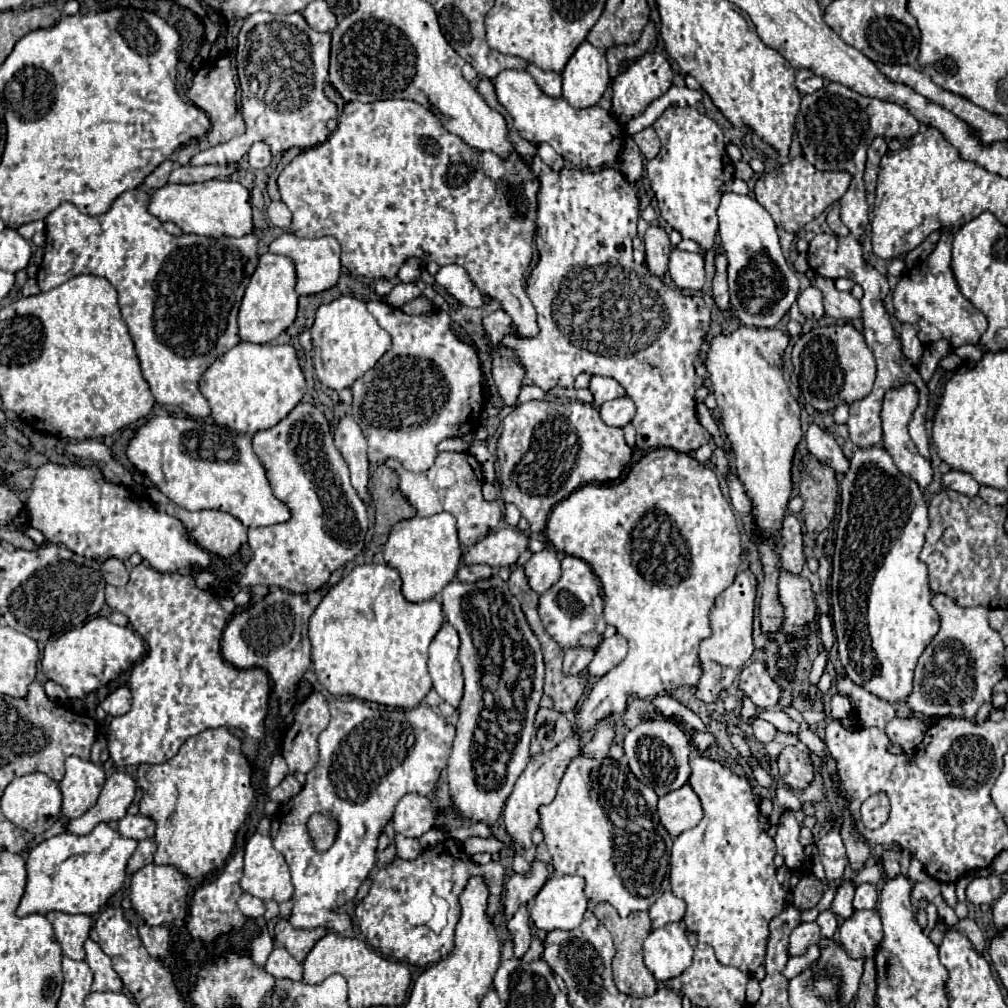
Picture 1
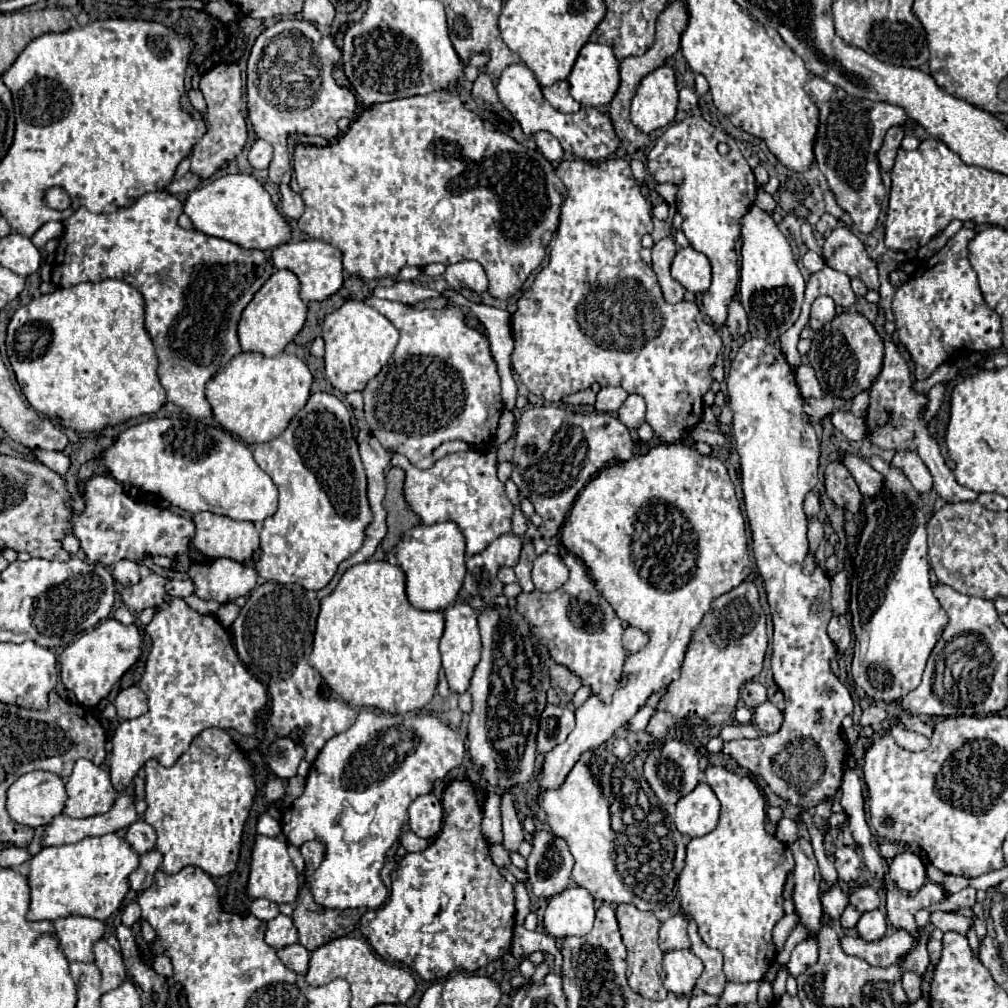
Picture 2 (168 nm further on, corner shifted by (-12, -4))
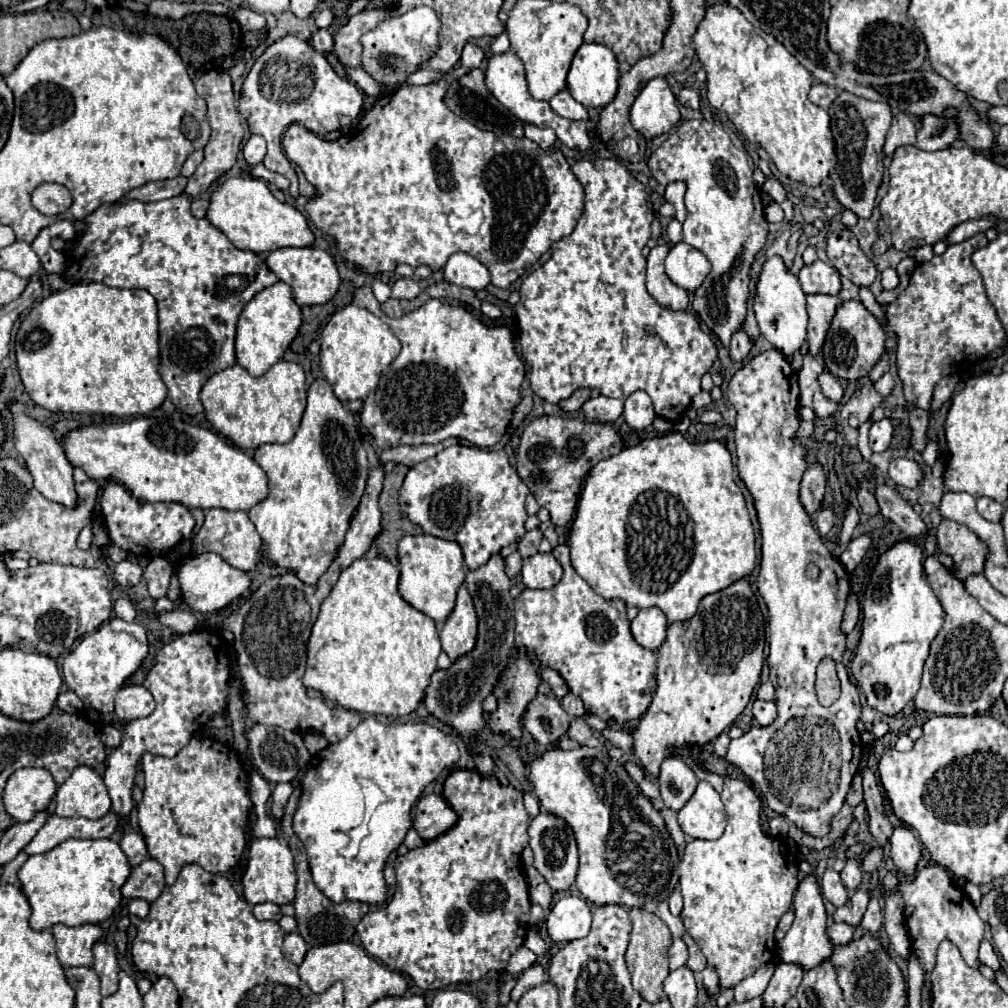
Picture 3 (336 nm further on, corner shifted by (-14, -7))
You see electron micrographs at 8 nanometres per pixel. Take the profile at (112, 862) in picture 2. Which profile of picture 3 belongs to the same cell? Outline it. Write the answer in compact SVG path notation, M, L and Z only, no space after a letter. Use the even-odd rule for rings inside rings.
M68 839L42 855L30 855L18 871L22 891L30 901L34 931L56 923L70 927L84 923L102 923L122 901L122 885L130 877L130 863L120 845L112 839Z

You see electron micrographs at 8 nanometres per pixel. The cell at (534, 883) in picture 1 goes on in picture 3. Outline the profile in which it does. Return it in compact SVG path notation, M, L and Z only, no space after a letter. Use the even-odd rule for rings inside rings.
M540 811L540 815L532 819L528 835L530 847L534 851L534 867L538 869L538 873L544 877L544 881L550 885L552 891L566 891L574 883L578 871L578 849L572 829L562 819L556 819L556 815Z

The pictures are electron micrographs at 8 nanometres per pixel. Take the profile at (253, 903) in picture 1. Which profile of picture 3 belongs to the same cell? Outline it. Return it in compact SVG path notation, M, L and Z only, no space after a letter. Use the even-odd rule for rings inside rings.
M260 903L260 905L254 905L254 917L258 921L280 921L282 913L280 913L280 907L274 905L274 903Z

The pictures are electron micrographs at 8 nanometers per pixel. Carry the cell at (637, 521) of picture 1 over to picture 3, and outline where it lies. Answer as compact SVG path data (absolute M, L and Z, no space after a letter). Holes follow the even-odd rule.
M674 431L666 437L652 437L652 439L644 439L640 445L636 447L628 447L624 451L620 451L620 455L612 455L608 459L602 459L586 477L582 493L580 493L580 501L576 507L576 517L572 521L570 527L570 535L568 535L568 547L570 547L570 557L572 557L572 565L576 569L576 573L604 599L622 599L628 607L636 607L636 609L650 609L650 607L660 607L668 619L668 625L678 623L678 621L688 621L696 615L698 603L702 597L710 595L710 593L718 593L722 589L726 589L728 585L740 581L742 577L750 575L754 571L756 565L756 553L754 553L754 531L752 531L752 523L746 511L746 503L744 503L744 495L738 489L738 485L732 479L732 459L728 449L718 443L718 441L708 441L708 443L700 443L700 445L692 445L684 439L682 433Z

